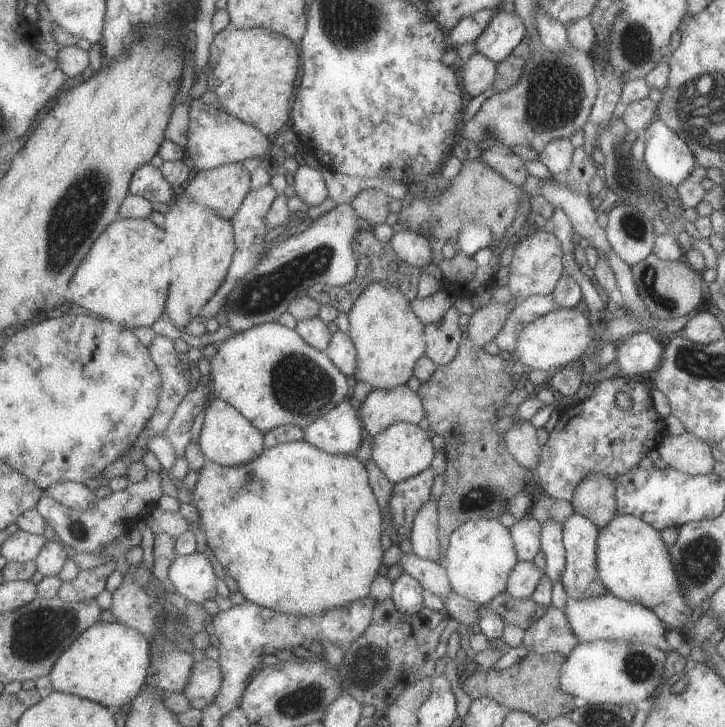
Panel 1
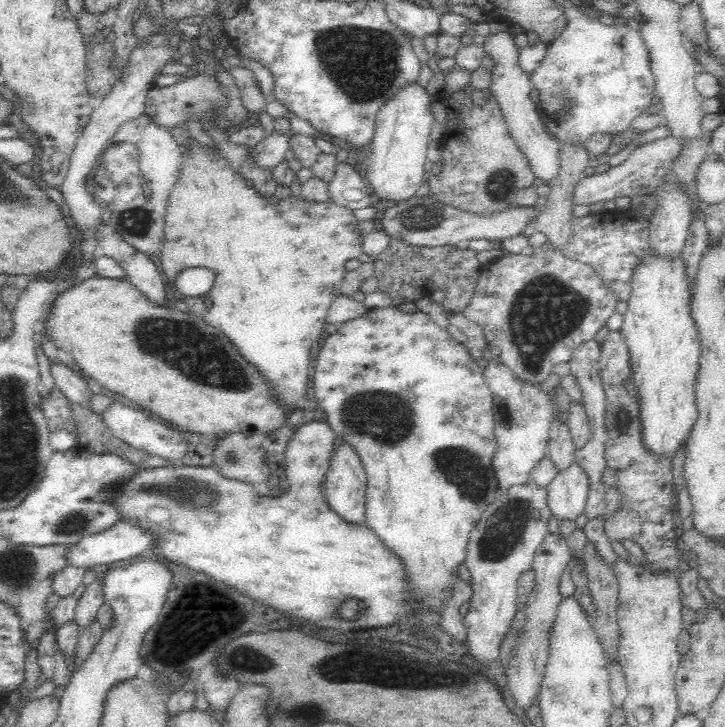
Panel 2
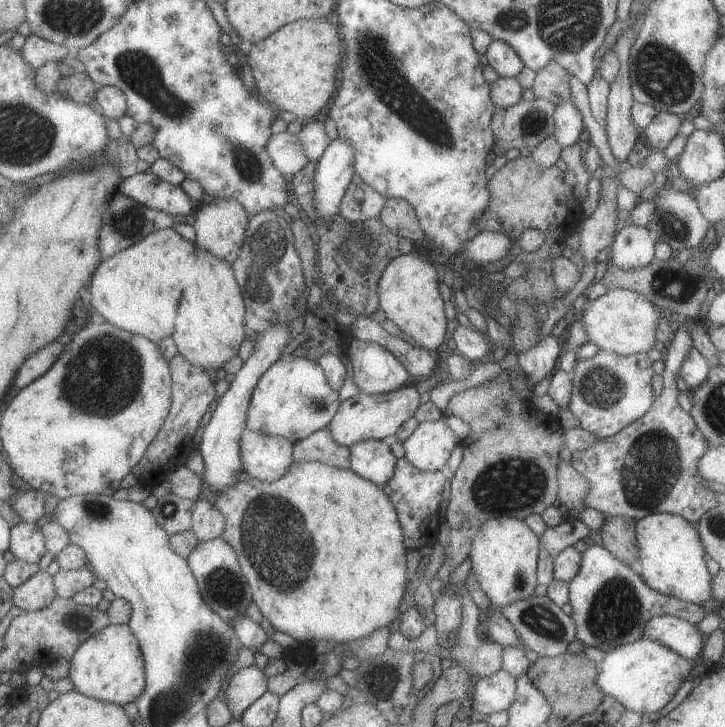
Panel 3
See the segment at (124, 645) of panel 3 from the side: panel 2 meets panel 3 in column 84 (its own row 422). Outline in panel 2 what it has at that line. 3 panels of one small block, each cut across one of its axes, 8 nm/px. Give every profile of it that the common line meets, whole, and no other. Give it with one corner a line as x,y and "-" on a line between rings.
649,246
640,255
640,260
633,266
631,274
631,289
627,300
628,308
624,312
624,321
621,326
621,333
624,335
624,339
628,343
628,349
630,349
632,359
632,382
636,388
638,388
638,402
640,402
641,418
644,428
644,442
649,450
652,450
655,454
666,454
669,457
676,452
676,448
685,442
688,438
688,434
692,432
692,426
698,418
697,406
695,403
695,376
699,367
699,356
701,353
700,348
700,335
691,315
691,296
693,295
693,289
691,288
691,282
688,281
688,265
684,261
681,253
677,255
664,255
658,253
656,249
652,249

